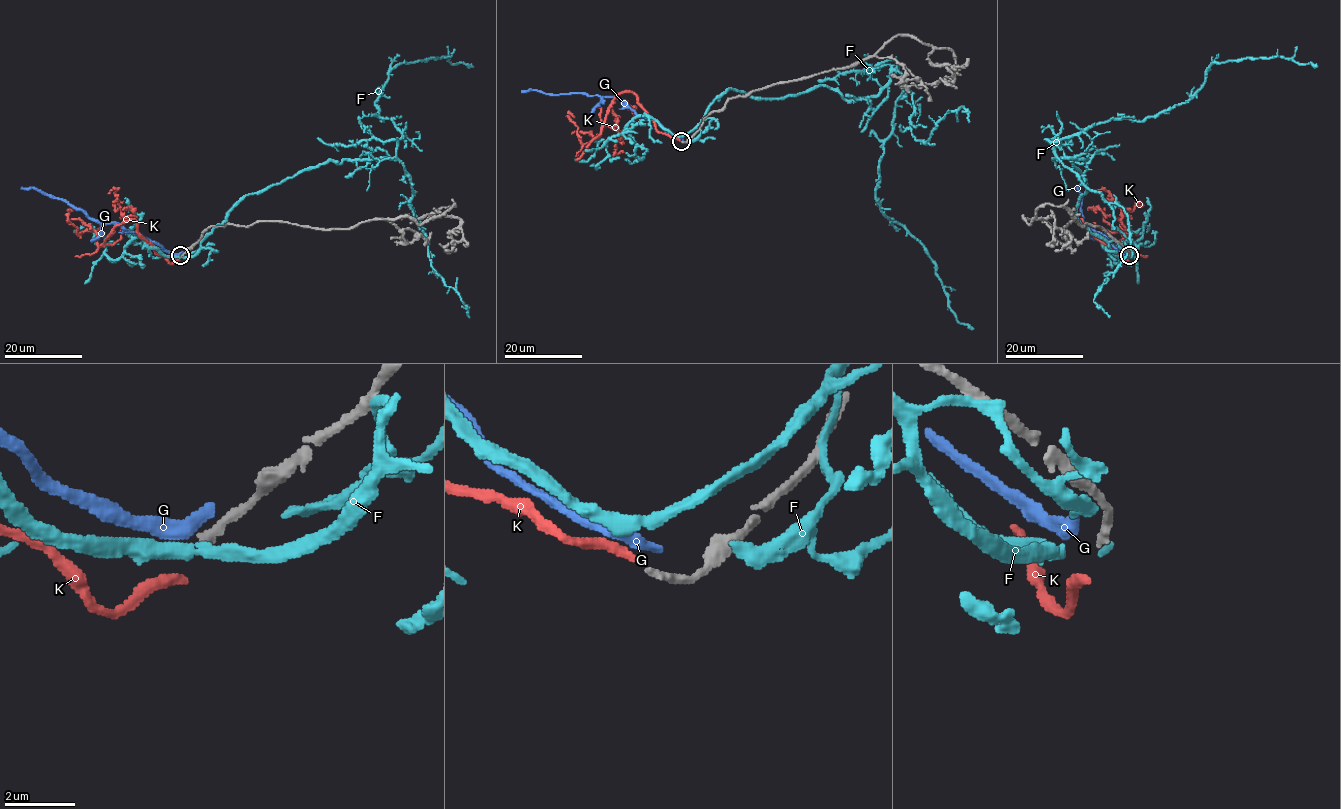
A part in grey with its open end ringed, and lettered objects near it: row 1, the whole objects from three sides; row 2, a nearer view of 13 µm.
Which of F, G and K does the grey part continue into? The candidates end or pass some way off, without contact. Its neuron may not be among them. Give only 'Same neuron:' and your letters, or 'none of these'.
Same neuron: none of these

